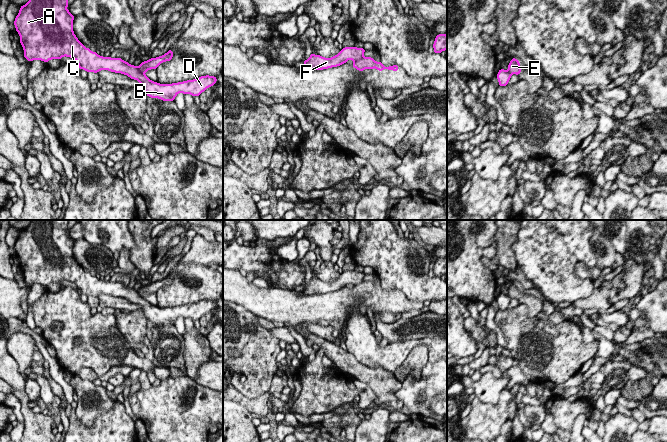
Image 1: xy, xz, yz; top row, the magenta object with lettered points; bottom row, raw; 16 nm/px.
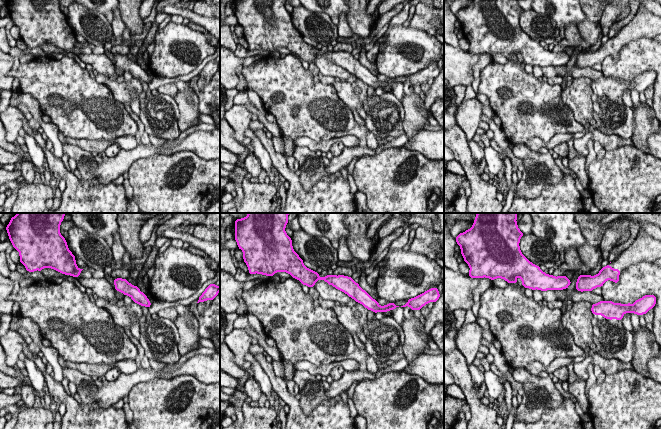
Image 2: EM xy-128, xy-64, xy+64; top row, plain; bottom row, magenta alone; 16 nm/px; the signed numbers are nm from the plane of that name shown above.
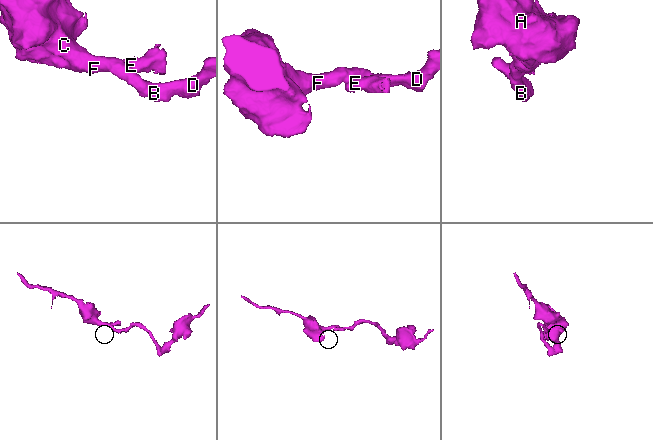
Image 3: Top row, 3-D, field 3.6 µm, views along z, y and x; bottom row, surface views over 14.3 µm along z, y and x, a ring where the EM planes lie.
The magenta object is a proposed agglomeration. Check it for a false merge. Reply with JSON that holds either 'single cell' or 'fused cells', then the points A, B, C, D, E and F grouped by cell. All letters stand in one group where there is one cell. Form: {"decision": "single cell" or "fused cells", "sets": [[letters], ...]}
{"decision": "fused cells", "sets": [["A", "B", "C", "D", "F"], ["E"]]}

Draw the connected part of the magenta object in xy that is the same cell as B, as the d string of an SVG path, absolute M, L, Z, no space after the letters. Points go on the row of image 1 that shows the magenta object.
M29 0L20 7L14 25L26 60L48 62L67 56L75 59L78 67L87 72L108 70L125 74L139 81L148 97L163 101L174 101L178 93L199 96L217 82L215 76L206 75L194 80L160 84L121 58L102 57L92 52L74 34L74 15L67 10L68 5L68 0Z

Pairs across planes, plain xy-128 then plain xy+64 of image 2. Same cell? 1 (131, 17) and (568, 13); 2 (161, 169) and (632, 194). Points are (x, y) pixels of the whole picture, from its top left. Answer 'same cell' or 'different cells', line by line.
1: different cells
2: same cell

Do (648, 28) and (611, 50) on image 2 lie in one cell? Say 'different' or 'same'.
same

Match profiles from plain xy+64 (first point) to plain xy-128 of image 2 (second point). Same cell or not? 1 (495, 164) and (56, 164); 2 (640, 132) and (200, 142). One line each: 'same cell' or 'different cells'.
1: different cells
2: different cells

